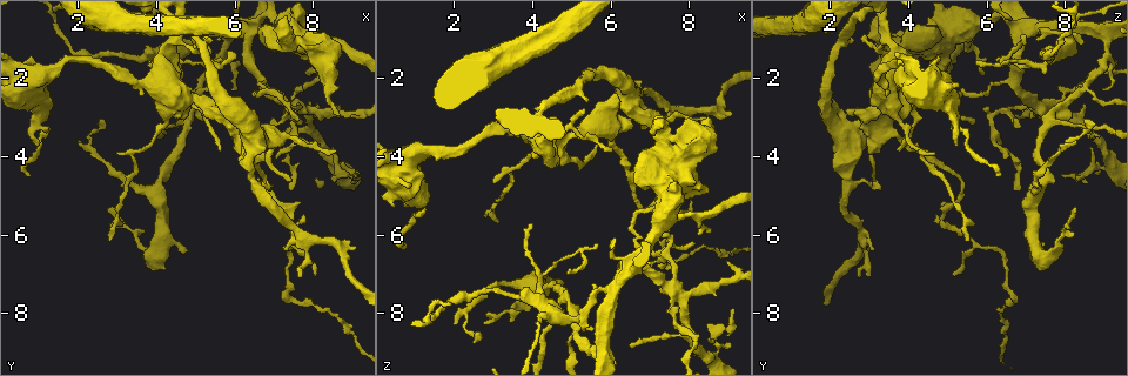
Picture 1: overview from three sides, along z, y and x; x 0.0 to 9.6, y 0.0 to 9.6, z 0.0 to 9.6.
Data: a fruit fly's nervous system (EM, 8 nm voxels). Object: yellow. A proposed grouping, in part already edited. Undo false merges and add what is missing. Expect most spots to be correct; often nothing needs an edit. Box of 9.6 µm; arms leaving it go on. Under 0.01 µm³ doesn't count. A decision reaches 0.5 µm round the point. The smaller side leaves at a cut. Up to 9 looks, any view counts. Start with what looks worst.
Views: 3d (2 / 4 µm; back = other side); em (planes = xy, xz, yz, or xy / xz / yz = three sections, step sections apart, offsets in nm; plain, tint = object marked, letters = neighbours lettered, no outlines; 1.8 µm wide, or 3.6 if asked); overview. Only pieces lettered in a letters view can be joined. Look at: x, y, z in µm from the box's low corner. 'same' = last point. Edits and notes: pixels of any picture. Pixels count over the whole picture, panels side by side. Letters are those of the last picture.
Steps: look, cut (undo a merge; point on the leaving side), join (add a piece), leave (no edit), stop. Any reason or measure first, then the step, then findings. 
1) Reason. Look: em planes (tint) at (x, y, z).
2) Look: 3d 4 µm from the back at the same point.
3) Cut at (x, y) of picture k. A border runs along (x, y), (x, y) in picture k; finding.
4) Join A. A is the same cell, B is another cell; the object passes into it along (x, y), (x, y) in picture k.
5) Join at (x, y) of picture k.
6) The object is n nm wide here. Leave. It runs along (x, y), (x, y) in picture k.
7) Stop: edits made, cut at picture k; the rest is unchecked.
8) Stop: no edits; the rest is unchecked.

Two arms in line, one across. Look: 3d 2 µm at (3.50, 2.10, 3.35).

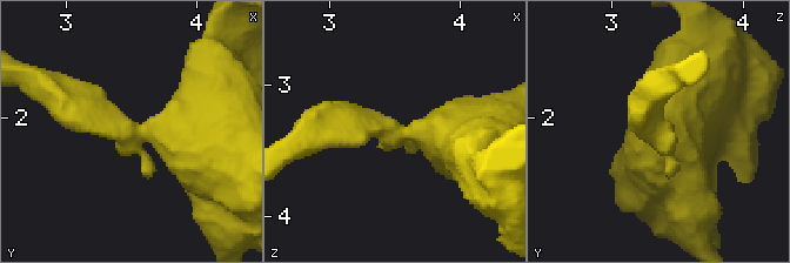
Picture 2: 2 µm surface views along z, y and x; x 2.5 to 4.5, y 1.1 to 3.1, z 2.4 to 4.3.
3 arms meet here; the arms are 220, 550, 650 nm wide. Look: em 3.6 µm planes (plain) at (3.48, 2.08, 3.36).

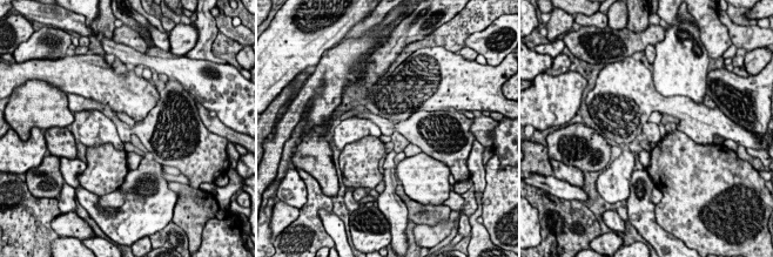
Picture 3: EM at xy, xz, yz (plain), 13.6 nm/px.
Look: em 3.6 µm planes (letters) at the same point.

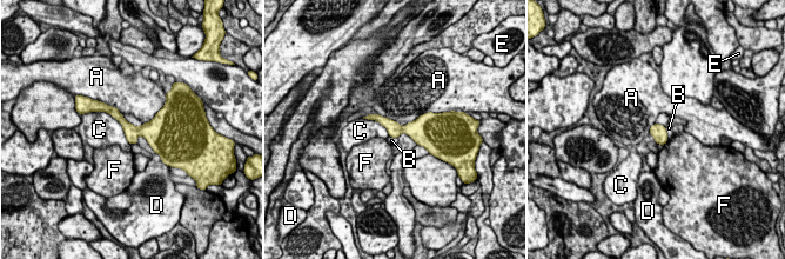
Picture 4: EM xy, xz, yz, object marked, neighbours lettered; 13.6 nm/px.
The object is 200 nm wide here. Leave. A, B, C, D, E and F are other cells; it runs along (106, 108), (132, 130), (166, 128) in picture 4; continuous, no second cell.

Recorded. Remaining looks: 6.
Sharp bend. Look: em 3.6 µm xz step 16 (letters) at (6.55, 3.35, 2.95).

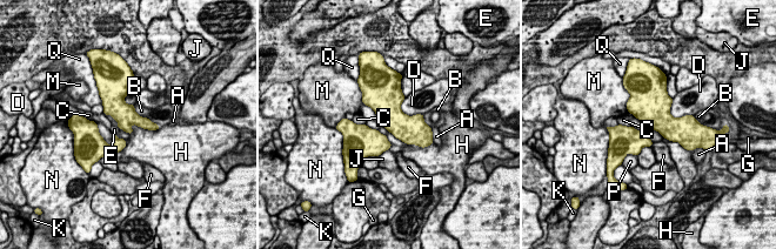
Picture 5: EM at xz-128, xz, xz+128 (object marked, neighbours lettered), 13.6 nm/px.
The object is 280 nm wide here. Leave. A, B, C, D, E, F, G, H, J, K, M, N, P and Q are other cells; a border runs along (648, 128), (657, 130), (663, 136) in picture 5; continuous, no second cell.

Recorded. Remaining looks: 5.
Abrupt turn. Look: em planes (letters) at (7.45, 5.65, 4.90).

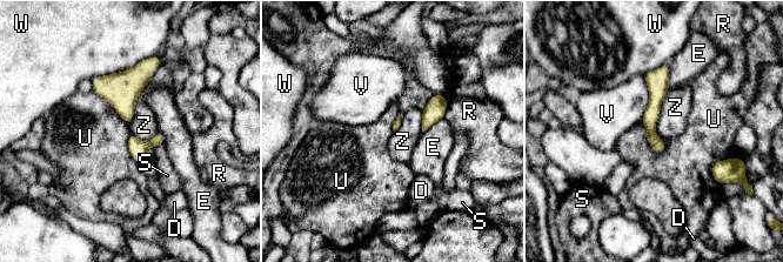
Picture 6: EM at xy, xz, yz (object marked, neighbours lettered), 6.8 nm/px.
Leave. D, E, R, S, U, V, W and Z are other cells; a border runs along (669, 91), (655, 127), (663, 140) in picture 6; all the same cell.

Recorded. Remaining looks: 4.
Four or more arms meet. Look: 3d 4 µm from the back at (7.65, 0.85, 5.55).

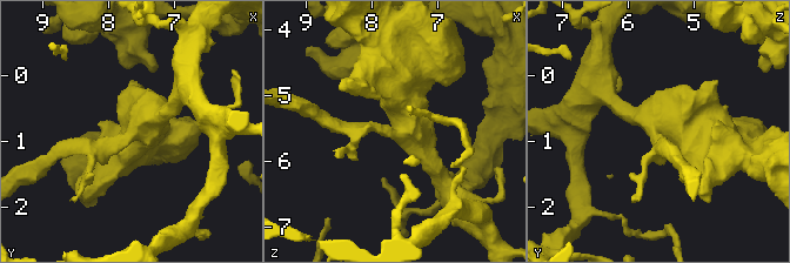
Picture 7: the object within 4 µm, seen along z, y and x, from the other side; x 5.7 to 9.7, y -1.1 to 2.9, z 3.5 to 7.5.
4 arms meet here. Look: em 3.6 µm yz step 8 (tint) at (7.65, 0.90, 5.55).

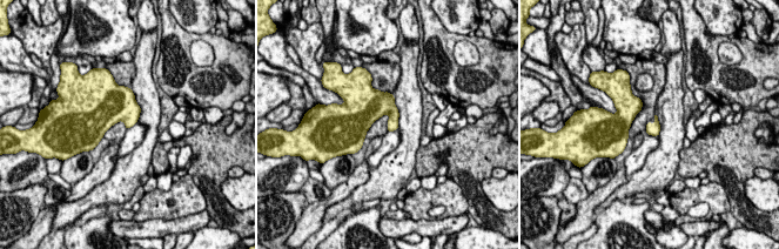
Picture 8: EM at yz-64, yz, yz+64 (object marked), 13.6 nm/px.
Look: em 3.6 µm planes (letters) at the same point.

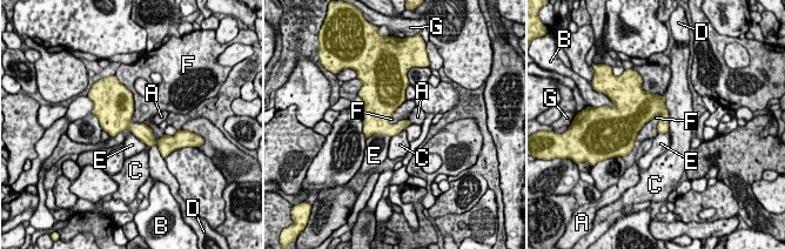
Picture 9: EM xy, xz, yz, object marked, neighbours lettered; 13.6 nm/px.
Leave. A, B, C, D, E, F and G are other cells; a border runs along (659, 118), (650, 119), (635, 139) in picture 9; continuous, no second cell.

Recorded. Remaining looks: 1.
Stop: no edits; the rest is unchecked.

